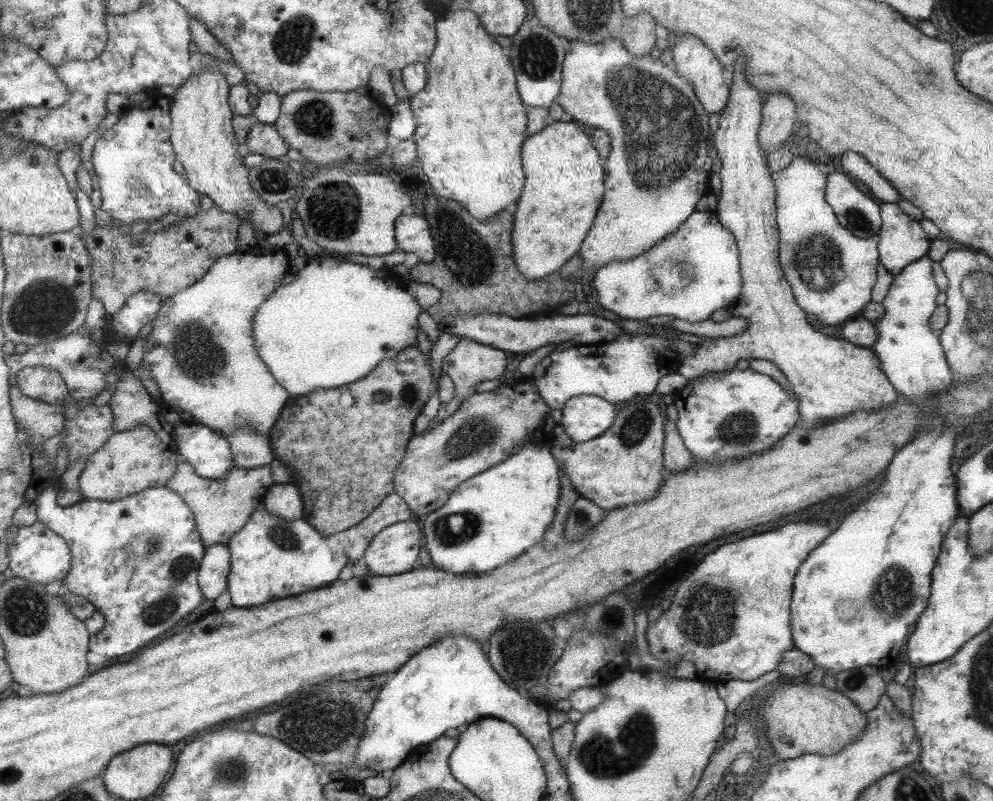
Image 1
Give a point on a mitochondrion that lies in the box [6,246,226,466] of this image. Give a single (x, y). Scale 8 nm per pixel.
(43, 308)

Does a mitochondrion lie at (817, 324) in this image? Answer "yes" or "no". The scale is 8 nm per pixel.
no

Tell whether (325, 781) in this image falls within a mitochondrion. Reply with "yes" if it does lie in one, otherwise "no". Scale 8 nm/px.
no

